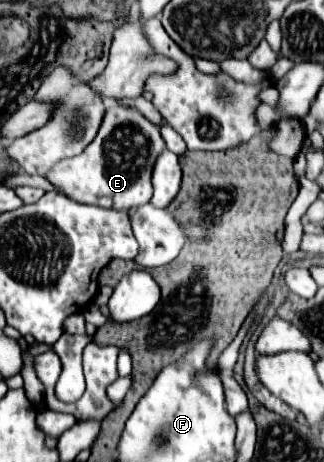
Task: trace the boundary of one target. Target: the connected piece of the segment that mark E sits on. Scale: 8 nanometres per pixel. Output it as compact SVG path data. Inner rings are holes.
M109 104L95 140L79 154L55 164L47 180L61 188L65 196L81 204L127 210L151 200L151 172L157 156L165 150L159 126L149 122L137 108Z

